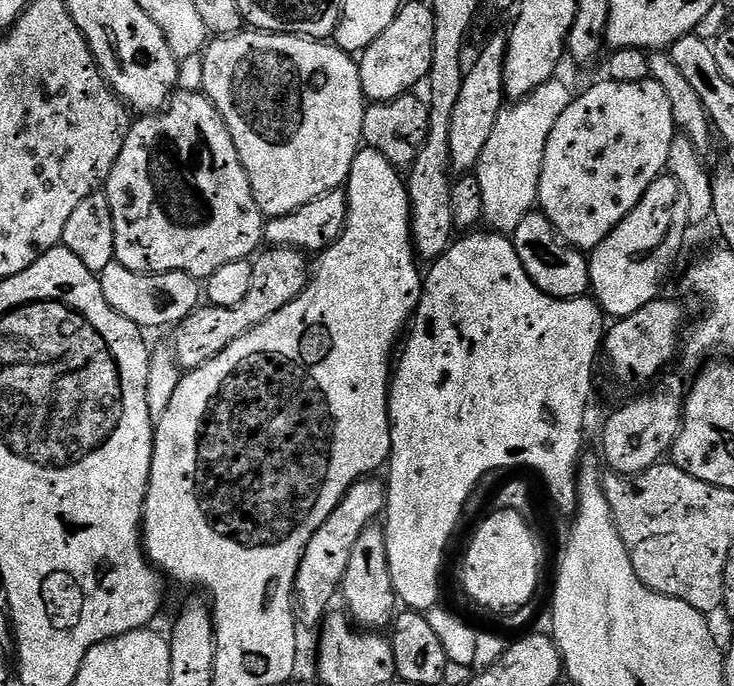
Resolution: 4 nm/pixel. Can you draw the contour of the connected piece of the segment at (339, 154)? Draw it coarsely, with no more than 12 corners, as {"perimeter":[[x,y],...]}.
{"perimeter":[[335,43],[202,53],[265,217],[347,185],[366,97]]}

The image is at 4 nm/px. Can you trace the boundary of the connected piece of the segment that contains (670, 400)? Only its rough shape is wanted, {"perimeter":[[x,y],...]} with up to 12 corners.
{"perimeter":[[665,375],[604,424],[613,473],[671,453],[686,384]]}

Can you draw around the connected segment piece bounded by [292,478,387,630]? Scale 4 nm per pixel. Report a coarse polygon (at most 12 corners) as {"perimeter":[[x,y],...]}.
{"perimeter":[[381,479],[352,484],[302,554],[292,602],[316,630],[358,537],[383,515]]}

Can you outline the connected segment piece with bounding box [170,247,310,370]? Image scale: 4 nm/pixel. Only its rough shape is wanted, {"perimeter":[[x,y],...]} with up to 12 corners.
{"perimeter":[[269,247],[237,308],[201,306],[171,329],[191,370],[303,294],[309,257]]}

